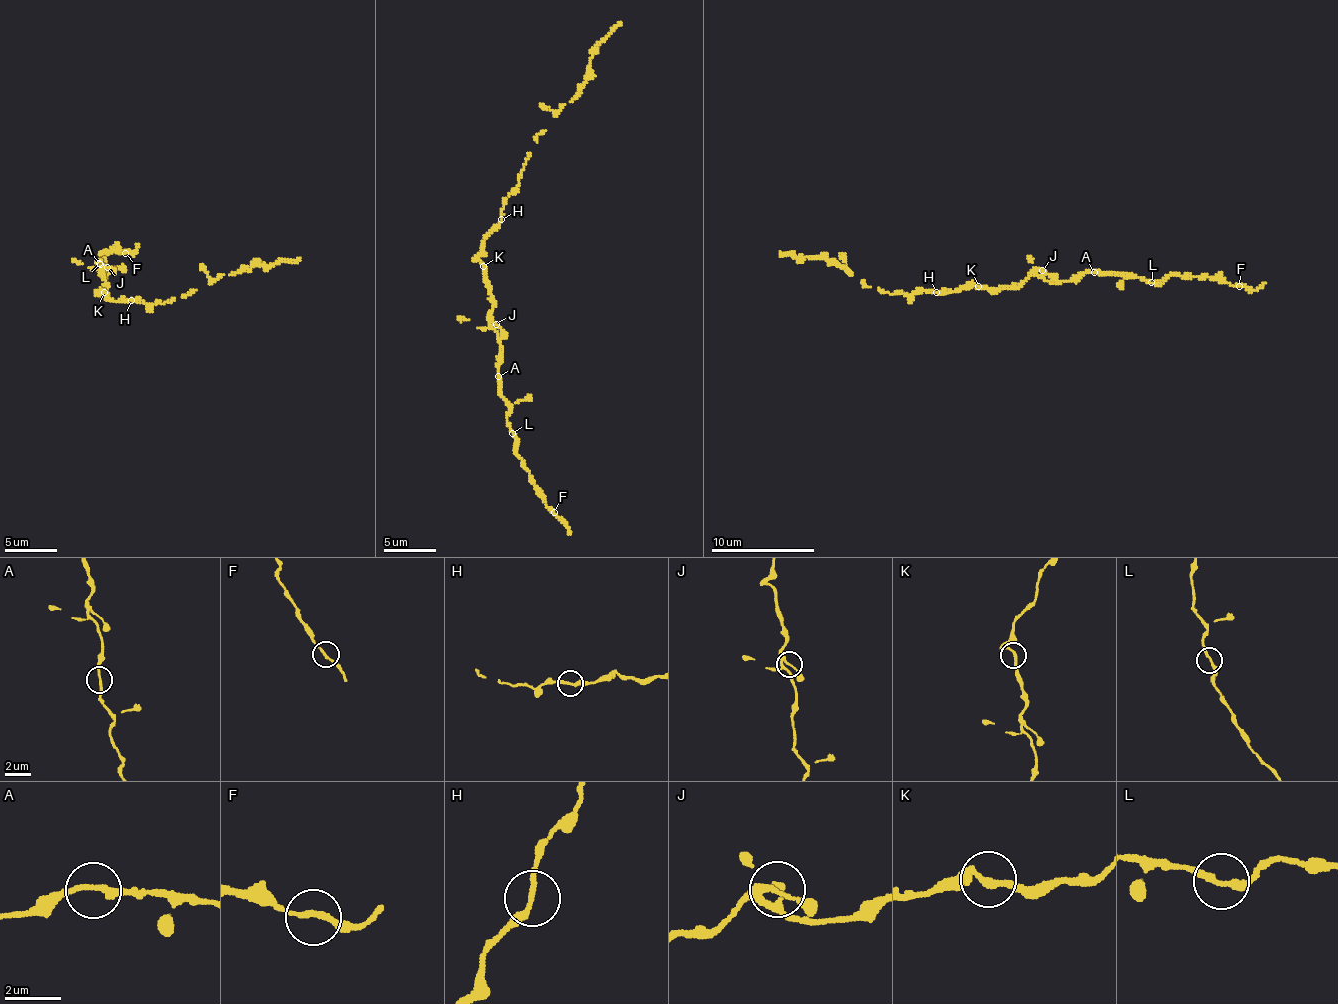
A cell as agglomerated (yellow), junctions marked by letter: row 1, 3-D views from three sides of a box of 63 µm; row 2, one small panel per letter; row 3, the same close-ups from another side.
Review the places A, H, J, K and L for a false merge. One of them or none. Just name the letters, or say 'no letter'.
no letter

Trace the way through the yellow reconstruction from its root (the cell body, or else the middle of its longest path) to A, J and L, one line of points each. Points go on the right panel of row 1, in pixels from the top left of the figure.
A: (979, 289), (1015, 286), (1031, 273), (1047, 281), (1058, 281), (1078, 280), (1086, 273), (1094, 272)
J: (979, 289), (1015, 286), (1031, 273), (1042, 271)
L: (979, 289), (1015, 286), (1031, 273), (1047, 281), (1078, 280), (1086, 273), (1123, 273), (1152, 283)

